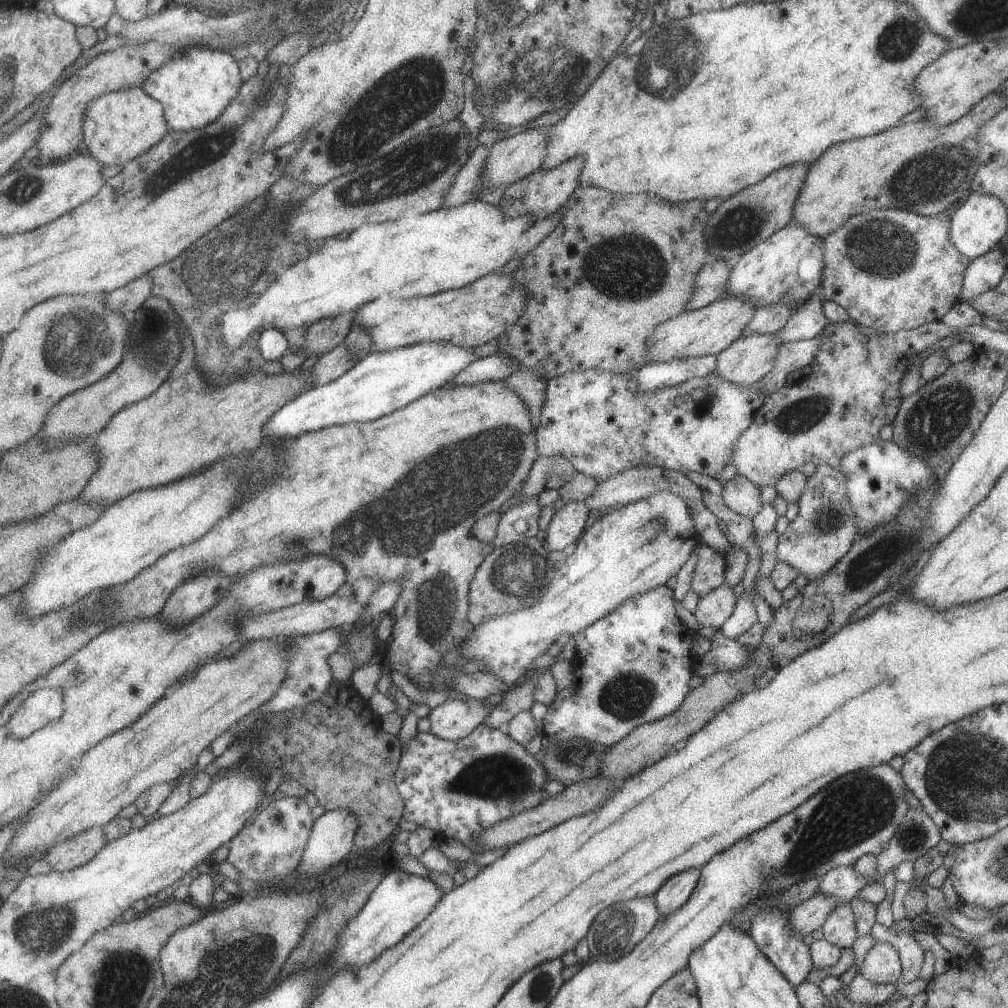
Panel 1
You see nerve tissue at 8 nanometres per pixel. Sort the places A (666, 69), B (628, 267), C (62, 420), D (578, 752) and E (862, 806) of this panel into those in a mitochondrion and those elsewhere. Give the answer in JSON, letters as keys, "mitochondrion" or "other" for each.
{"A":"mitochondrion","B":"mitochondrion","C":"other","D":"mitochondrion","E":"mitochondrion"}

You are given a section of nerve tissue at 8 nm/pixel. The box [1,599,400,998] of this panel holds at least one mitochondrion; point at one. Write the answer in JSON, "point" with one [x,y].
{"point":[37,935]}

